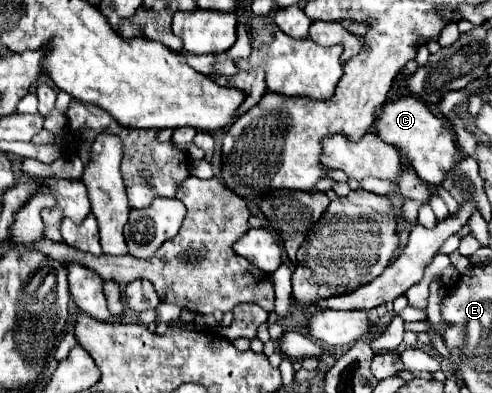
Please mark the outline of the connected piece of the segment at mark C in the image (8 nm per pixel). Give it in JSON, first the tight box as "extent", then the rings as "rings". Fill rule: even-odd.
{"extent":[378,96,466,186],"rings":[[[414,96],[398,98],[390,104],[386,104],[378,118],[380,118],[380,122],[378,122],[380,138],[392,146],[404,148],[416,174],[432,186],[440,186],[444,182],[446,174],[452,170],[452,166],[466,158],[464,152],[458,148],[452,130],[446,128],[446,120],[440,116],[434,116],[428,110],[428,106]]]}

